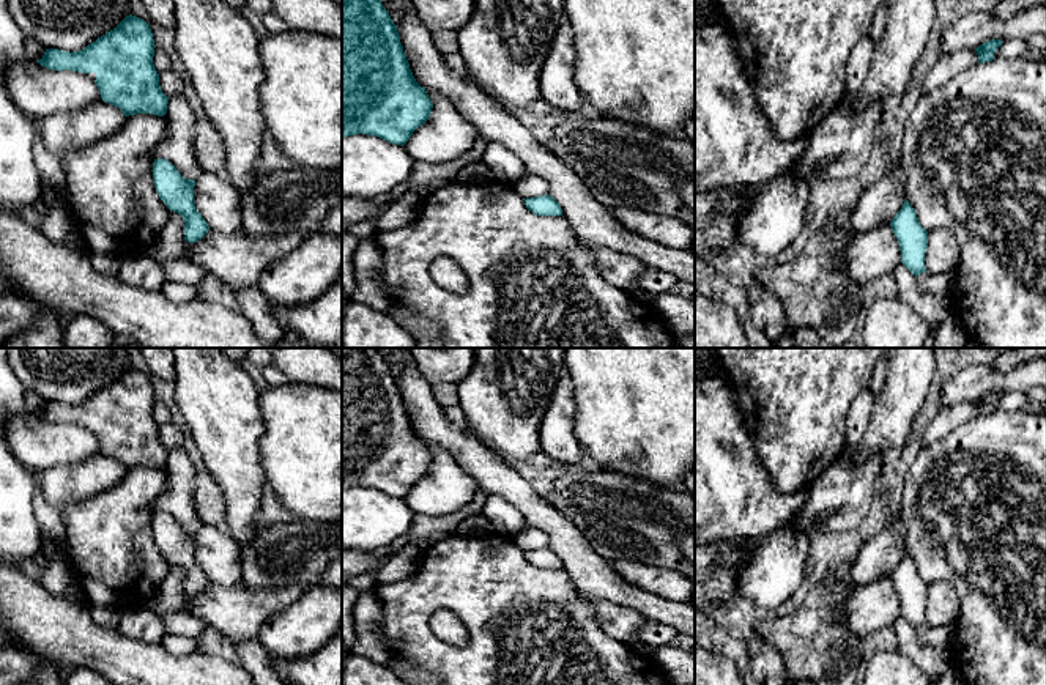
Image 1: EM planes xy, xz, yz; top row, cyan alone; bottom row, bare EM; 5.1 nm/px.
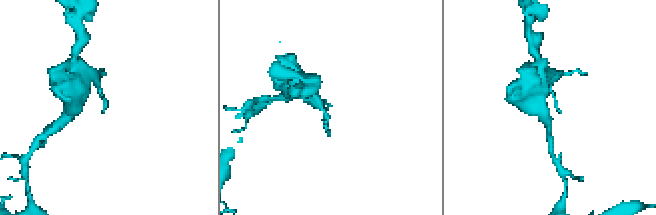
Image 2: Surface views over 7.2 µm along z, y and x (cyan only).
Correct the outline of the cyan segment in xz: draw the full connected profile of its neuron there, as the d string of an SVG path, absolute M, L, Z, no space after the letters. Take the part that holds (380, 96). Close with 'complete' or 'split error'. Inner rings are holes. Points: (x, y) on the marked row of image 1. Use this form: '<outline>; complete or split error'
M342 0L342 139L367 134L403 146L432 109L381 0Z; complete

